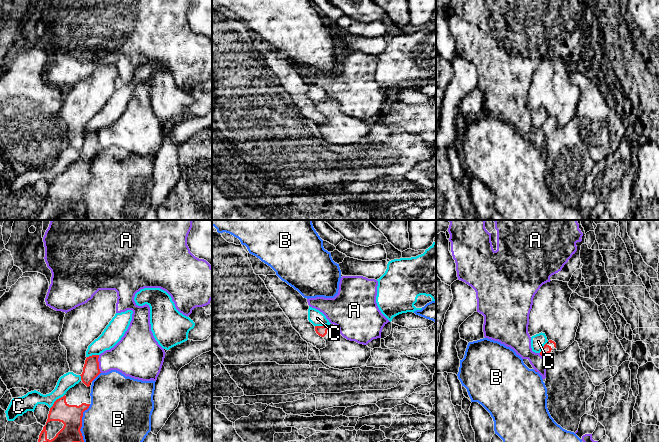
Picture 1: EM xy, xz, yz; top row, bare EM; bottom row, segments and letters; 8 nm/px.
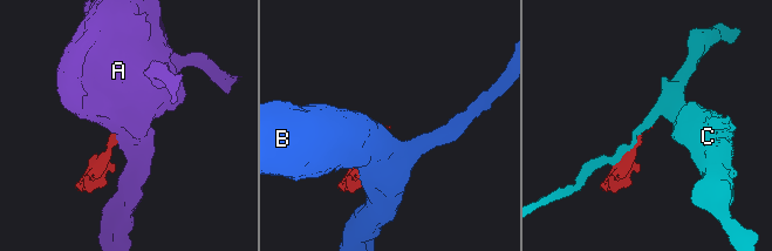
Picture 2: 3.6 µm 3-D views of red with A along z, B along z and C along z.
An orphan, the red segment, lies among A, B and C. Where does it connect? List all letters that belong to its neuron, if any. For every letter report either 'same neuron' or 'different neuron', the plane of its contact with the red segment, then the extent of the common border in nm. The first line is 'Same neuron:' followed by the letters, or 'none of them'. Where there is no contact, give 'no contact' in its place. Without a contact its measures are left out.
Same neuron: none of them
A: different neuron; meets red in xy; contact 150 nm long
B: different neuron; meets red in xy; contact 320 nm long
C: different neuron; meets red in xy; contact 170 nm long

